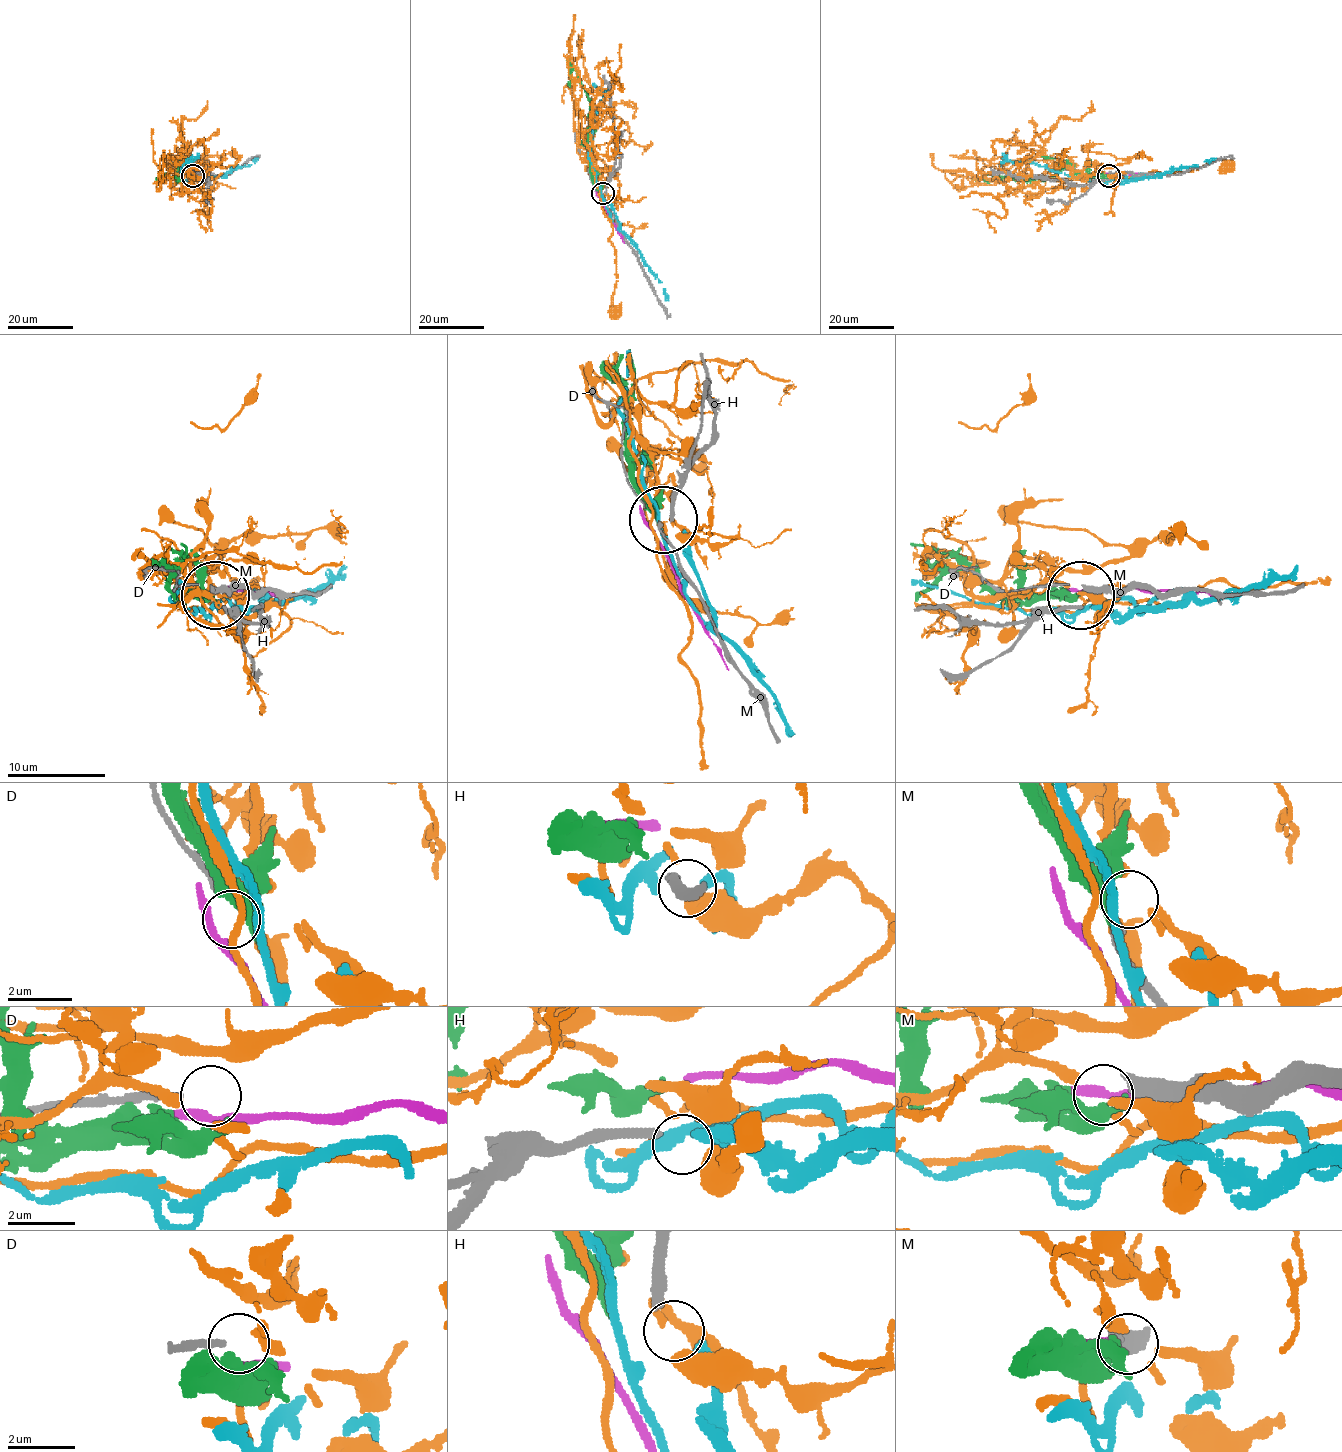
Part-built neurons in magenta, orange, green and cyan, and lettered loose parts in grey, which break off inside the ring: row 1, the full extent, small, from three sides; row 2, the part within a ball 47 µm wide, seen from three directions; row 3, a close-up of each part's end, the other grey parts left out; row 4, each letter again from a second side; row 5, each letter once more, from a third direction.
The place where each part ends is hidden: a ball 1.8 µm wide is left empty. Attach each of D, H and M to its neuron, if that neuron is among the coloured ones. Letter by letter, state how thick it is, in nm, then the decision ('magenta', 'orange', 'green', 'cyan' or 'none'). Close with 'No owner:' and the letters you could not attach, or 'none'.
D: 180 nm thick; none
H: 300 nm thick; cyan
M: 440 nm thick; green
No owner: D

